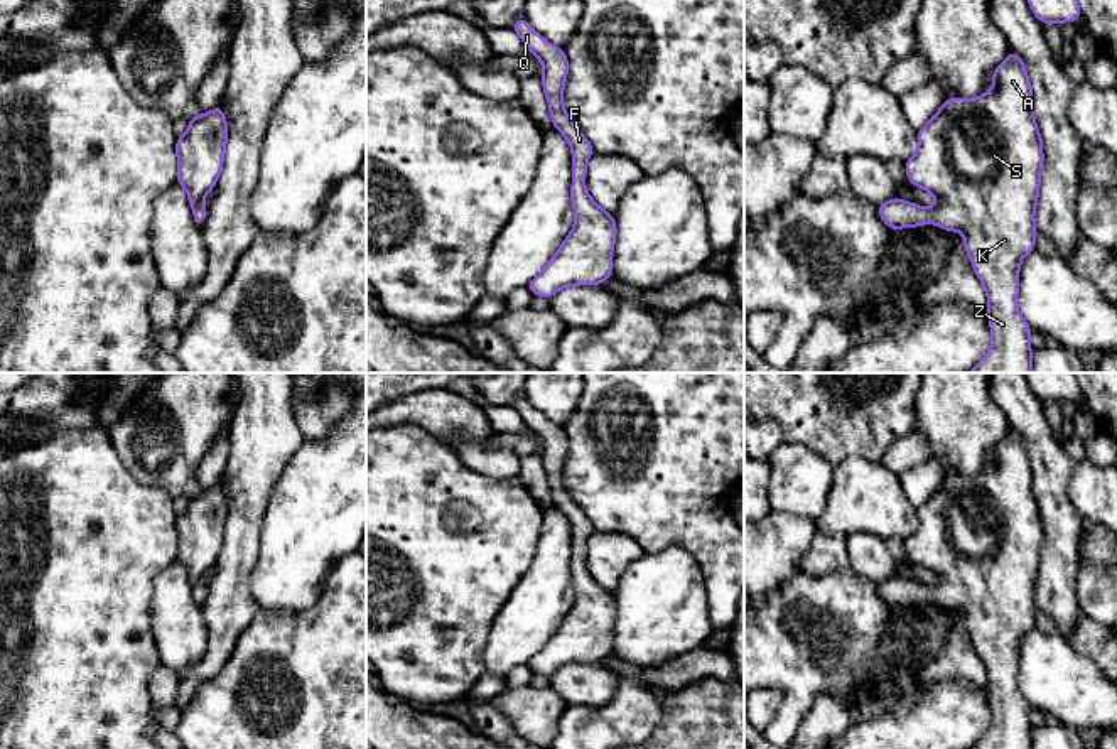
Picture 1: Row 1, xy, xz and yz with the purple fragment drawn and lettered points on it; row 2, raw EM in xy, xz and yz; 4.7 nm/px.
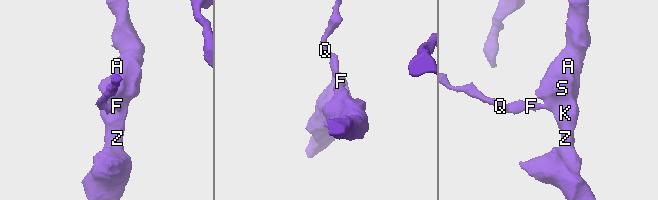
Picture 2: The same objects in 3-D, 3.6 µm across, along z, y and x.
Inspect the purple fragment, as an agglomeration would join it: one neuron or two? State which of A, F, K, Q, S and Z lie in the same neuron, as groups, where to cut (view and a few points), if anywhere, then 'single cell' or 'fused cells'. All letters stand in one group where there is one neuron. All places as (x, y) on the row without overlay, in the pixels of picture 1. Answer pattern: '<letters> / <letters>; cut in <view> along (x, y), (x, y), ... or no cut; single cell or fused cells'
A F K Q S Z; no cut; single cell

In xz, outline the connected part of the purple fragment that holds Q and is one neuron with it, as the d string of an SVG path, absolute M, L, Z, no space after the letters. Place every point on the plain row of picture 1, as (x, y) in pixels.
M523 393L511 407L543 442L542 464L552 501L572 526L570 579L575 589L574 606L552 638L528 661L533 673L552 676L564 665L601 663L612 655L612 628L618 606L614 594L604 589L584 565L587 538L596 530L564 486L564 464L569 450L565 430L537 412Z

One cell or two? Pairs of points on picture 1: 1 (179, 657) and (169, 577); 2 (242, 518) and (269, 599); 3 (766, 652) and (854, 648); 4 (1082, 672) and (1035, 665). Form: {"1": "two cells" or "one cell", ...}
{"1": "one cell", "2": "two cells", "3": "one cell", "4": "one cell"}

